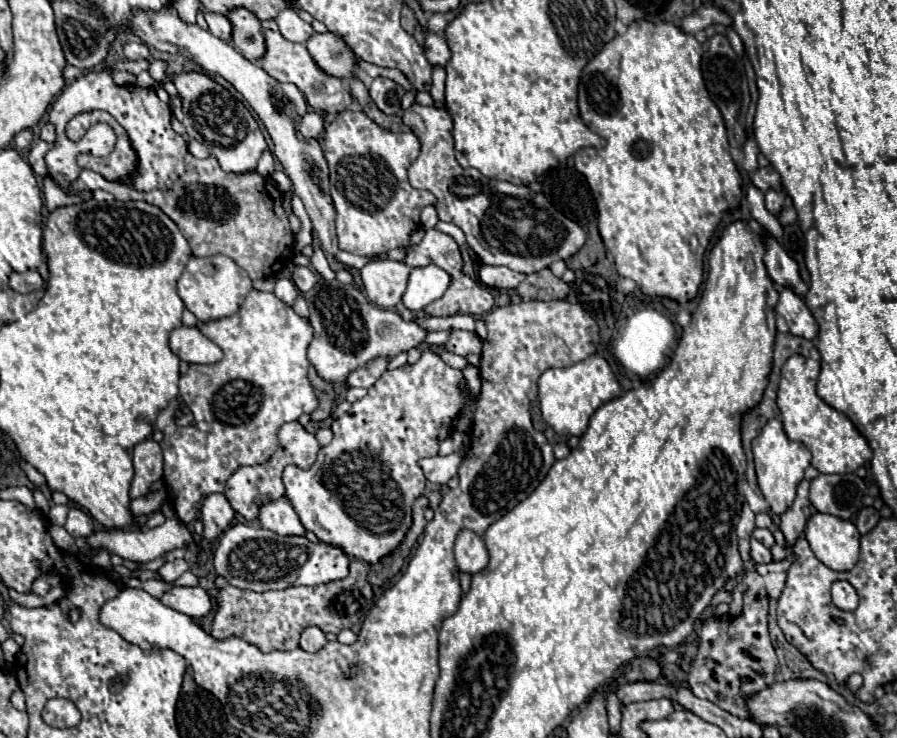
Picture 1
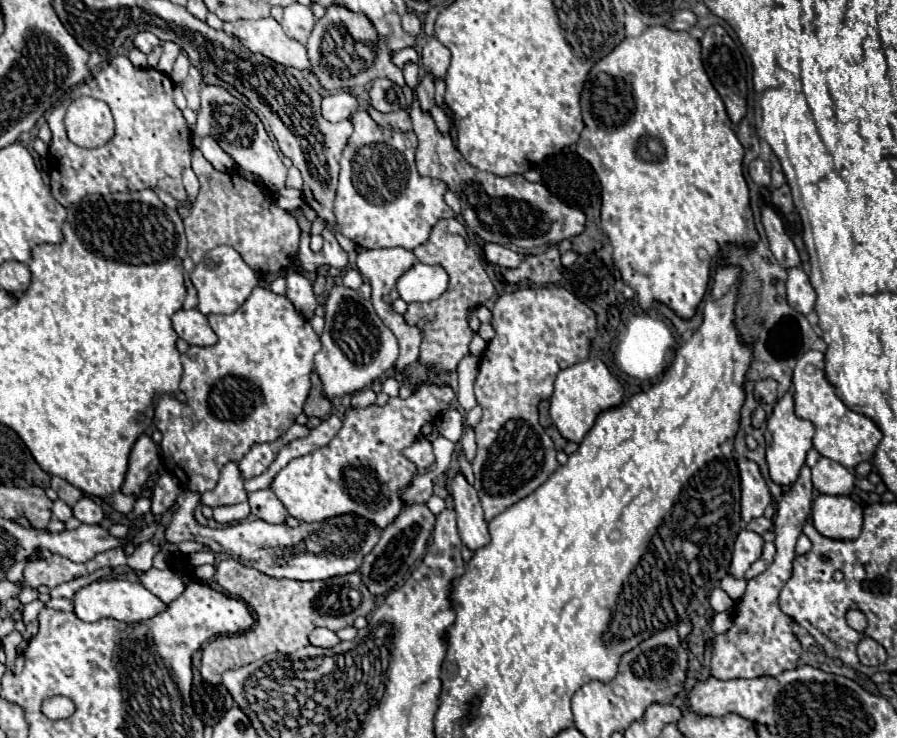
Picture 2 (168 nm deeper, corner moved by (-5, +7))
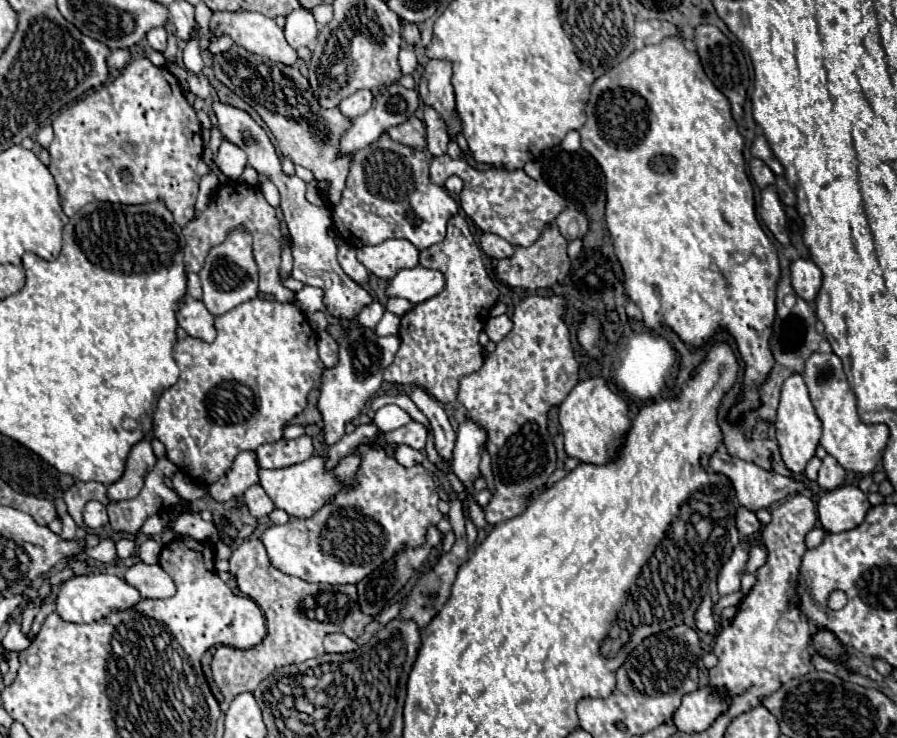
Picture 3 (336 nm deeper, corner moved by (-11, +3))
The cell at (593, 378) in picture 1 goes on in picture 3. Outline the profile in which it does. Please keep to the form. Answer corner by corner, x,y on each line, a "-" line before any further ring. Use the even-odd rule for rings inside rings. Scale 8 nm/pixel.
589,377
585,381
579,381
571,389
571,393
559,405
559,423
565,437
567,455
595,465
615,459
623,443
623,435
631,427
627,403
623,401
623,397
609,389
603,377

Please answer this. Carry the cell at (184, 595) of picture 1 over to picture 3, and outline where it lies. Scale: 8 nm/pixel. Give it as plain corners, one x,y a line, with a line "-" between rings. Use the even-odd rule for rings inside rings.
141,561
127,569
125,581
149,599
169,599
177,591
173,579
159,565
145,565

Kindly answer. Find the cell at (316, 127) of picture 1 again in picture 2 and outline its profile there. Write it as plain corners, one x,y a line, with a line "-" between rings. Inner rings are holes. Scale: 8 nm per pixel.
339,91
339,93
333,93
333,95
327,95
323,99
323,117
331,123
337,123
337,121
343,121
343,119
349,119
357,109
359,109
359,101
353,93
349,91

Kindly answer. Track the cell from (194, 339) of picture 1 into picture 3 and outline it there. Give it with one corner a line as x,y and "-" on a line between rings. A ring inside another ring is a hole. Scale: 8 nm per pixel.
187,297
183,307
177,311
177,323
187,331
189,337
201,339
205,343
213,341
215,327
213,327
213,315
207,311
207,307
201,301
195,301

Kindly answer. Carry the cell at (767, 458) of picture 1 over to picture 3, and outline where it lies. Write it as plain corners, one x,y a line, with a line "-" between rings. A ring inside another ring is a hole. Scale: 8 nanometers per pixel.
791,375
781,389
781,401
777,407
777,421
775,421
775,429
777,429
777,443
779,443
779,451
783,457
785,467
795,473
801,475
805,471
805,465
809,463
809,459
815,455
815,449
819,445
819,437
821,437
821,421
815,413
815,407
809,399
805,381
801,375

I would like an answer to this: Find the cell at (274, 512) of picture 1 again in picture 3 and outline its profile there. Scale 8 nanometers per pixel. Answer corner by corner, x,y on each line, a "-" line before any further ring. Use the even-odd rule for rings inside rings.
261,485
249,487
249,489
243,493
243,501
245,501
247,509
251,511
251,515
255,515
257,519
269,515
269,513
275,509
273,501
269,501
269,495
261,489

